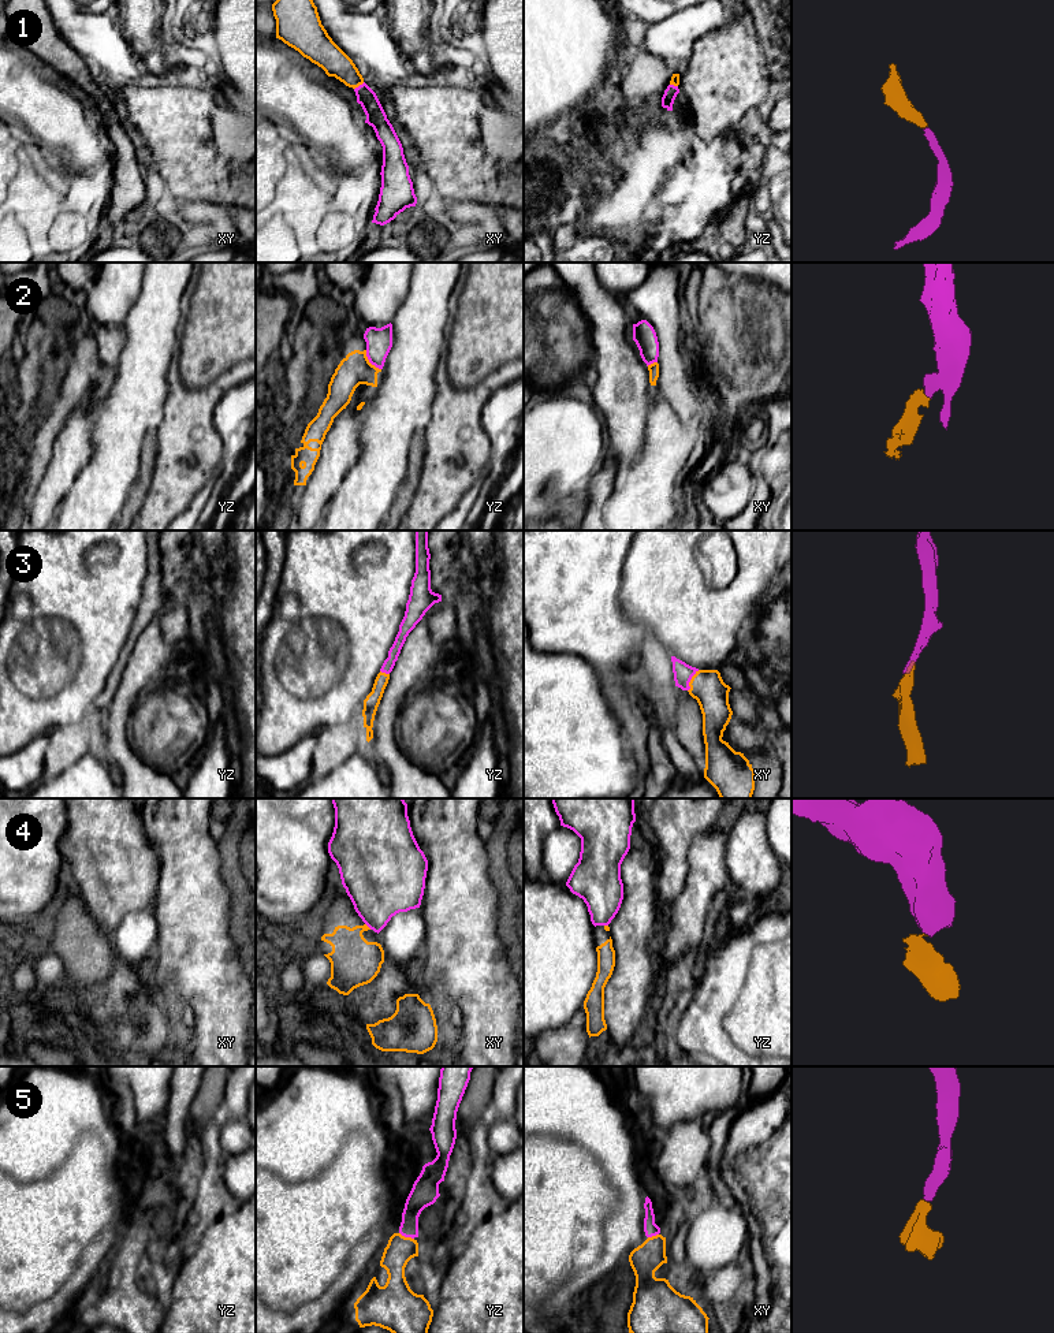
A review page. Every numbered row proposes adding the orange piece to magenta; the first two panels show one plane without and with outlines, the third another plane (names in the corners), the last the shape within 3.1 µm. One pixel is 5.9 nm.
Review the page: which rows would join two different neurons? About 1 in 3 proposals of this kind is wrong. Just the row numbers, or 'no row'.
4

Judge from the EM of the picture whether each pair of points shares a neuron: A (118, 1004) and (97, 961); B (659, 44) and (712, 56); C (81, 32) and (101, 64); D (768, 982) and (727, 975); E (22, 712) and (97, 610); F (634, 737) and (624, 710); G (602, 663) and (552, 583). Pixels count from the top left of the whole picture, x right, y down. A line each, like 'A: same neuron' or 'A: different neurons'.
A: different neurons
B: different neurons
C: same neuron
D: different neurons
E: same neuron
F: same neuron
G: same neuron

